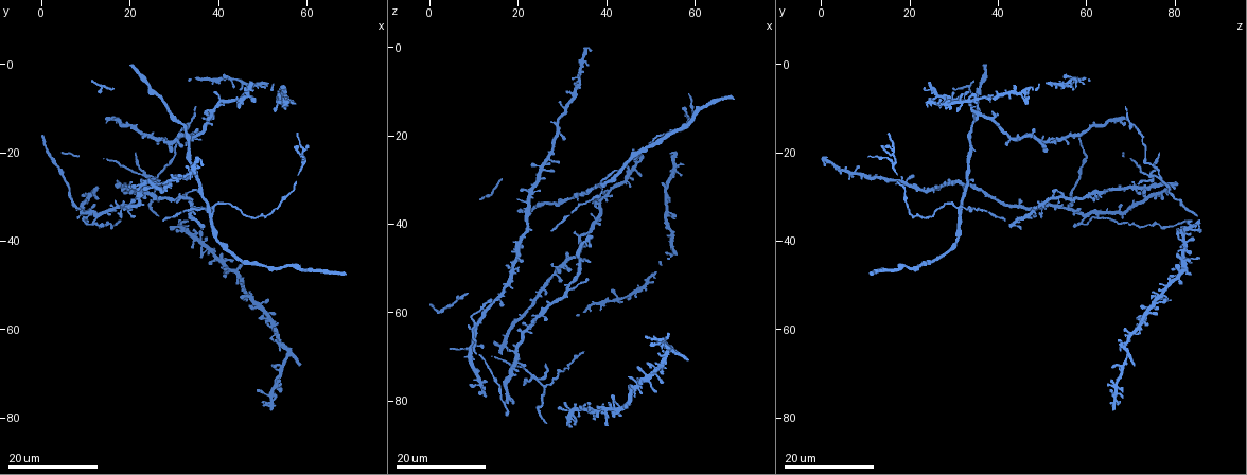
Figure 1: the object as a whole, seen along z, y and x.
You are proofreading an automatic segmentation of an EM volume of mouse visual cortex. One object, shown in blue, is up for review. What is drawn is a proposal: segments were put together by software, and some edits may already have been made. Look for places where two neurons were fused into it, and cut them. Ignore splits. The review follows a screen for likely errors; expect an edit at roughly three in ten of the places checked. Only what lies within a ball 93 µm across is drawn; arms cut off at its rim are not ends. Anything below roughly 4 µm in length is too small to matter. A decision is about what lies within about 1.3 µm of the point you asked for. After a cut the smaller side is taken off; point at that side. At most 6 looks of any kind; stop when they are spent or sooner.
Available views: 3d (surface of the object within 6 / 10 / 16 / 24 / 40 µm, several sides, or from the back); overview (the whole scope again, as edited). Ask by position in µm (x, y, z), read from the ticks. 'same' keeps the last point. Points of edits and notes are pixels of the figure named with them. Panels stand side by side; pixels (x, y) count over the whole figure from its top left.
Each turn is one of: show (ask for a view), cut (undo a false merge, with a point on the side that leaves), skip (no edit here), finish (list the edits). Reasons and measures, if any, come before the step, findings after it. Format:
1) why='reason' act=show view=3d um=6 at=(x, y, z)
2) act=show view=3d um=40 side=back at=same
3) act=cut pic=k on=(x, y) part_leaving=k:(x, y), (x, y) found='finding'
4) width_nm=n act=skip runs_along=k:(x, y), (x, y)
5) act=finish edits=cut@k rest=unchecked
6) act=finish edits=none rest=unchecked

act=show view=3d um=16 at=(18.0, 32.0, 52.0)

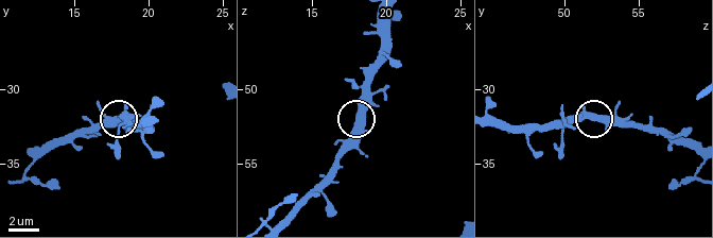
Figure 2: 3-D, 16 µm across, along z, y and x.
act=show view=3d um=10 at=(18.4, 31.8, 52.2)

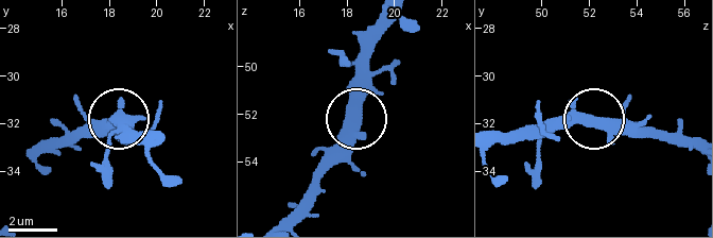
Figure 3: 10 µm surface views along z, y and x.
act=skip runs_along=3:(594, 123), (588, 117), (529, 123) found='all the same neuron'

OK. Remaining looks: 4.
why='thin arm on a thick one' act=show view=3d um=16 at=(31.5, 30.0, 54.5)

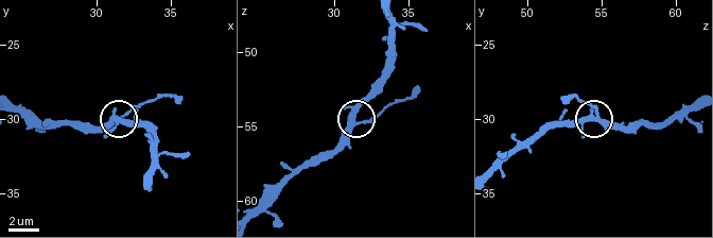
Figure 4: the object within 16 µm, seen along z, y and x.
why='closer look' act=show view=3d um=6 at=(31.4, 29.8, 54.6)

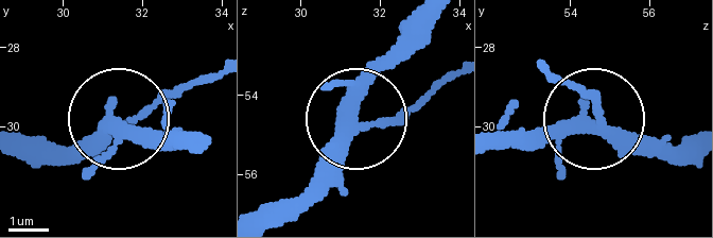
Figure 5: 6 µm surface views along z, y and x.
width_nm=290 act=skip runs_along=5:(692, 135), (611, 141), (601, 115), (563, 78) found='all the same neuron'

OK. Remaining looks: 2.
why='side arm on a straight run' act=show view=3d um=24 at=(38.5, 33.0, 31.0)

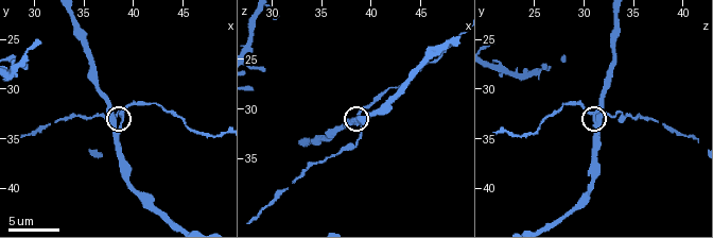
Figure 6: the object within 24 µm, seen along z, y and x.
act=show view=3d um=6 at=(38.8, 32.4, 31.0)

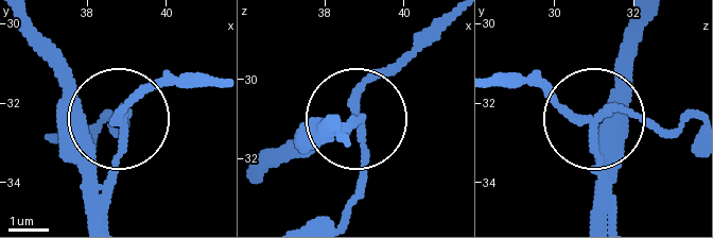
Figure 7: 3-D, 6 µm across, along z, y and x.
arms=3 act=cut pic=7 on=(80, 160) part_leaving=7:(593, 126), (596, 167), (626, 52), (650, 21) found='two neurons meet here'

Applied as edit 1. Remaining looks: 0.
act=finish edits=cut@7 rest=unchecked

